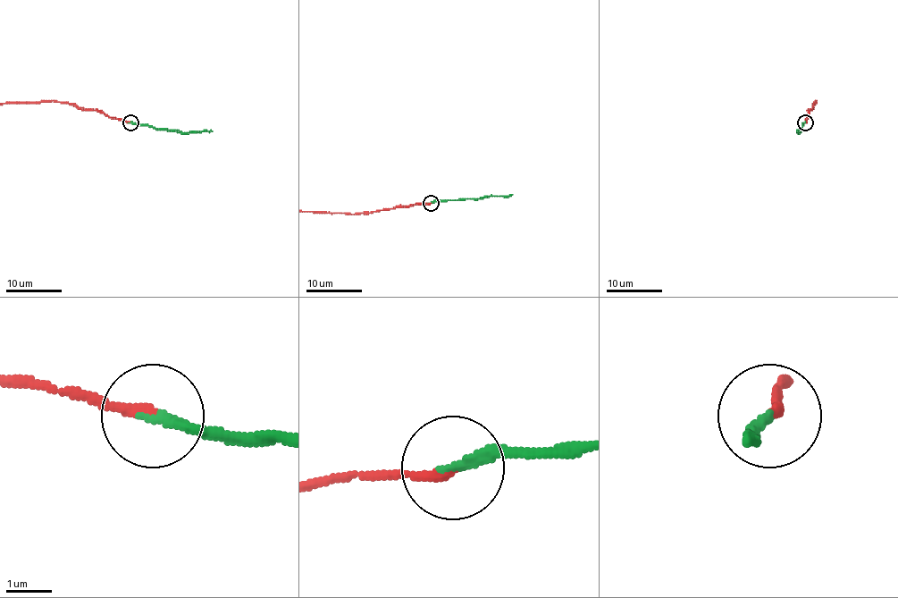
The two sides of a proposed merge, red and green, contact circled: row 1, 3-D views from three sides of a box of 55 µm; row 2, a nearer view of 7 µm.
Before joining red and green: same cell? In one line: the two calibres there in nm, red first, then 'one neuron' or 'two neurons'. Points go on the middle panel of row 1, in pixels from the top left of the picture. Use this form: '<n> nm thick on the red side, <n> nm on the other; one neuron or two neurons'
220 nm thick on the red side, 220 nm on the other; one neuron

